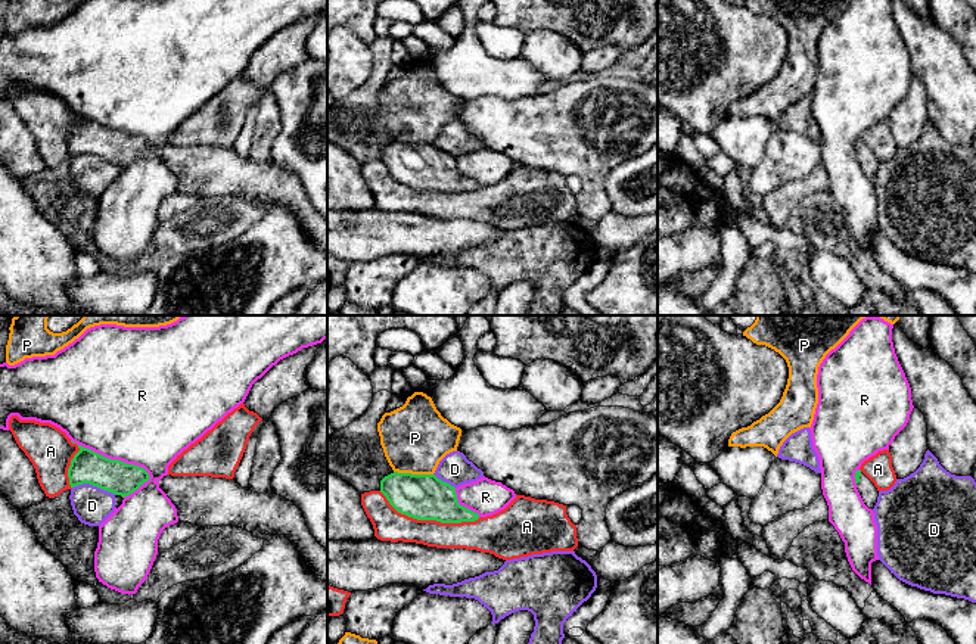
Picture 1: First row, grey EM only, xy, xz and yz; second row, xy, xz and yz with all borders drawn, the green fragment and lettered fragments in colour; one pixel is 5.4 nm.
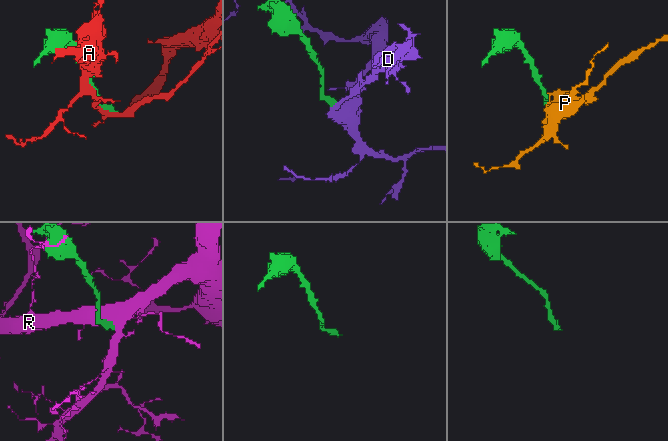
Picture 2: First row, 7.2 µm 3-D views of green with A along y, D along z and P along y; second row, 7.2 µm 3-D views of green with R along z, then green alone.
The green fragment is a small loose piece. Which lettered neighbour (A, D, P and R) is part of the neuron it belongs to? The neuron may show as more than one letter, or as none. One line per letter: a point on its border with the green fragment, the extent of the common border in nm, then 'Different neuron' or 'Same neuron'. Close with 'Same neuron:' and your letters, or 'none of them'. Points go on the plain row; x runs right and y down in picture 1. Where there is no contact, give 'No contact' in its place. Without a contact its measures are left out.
A: Touches green at xz (429, 189). Shared border 550 nm. Different neuron
D: Touches green at xy (95, 155). Shared border 240 nm. Different neuron
P: Touches green at xz (413, 145). Shared border 220 nm. Different neuron
R: Touches green at xy (109, 128). Shared border 480 nm. Different neuron
Same neuron: none of them

